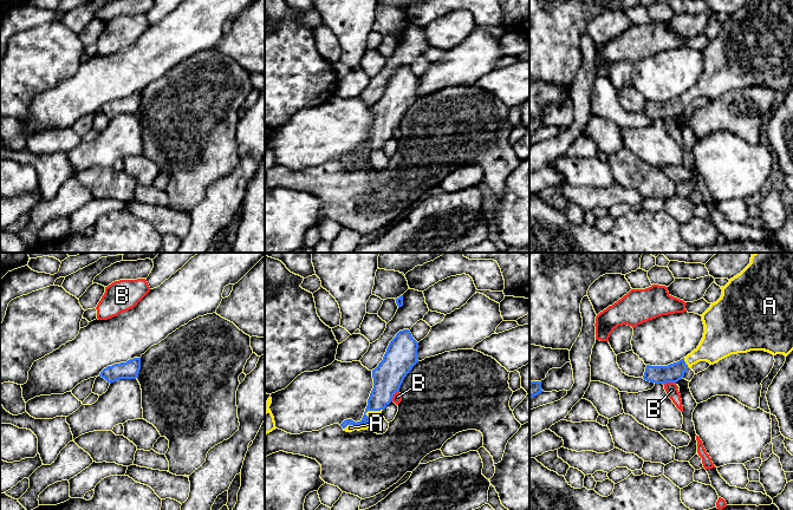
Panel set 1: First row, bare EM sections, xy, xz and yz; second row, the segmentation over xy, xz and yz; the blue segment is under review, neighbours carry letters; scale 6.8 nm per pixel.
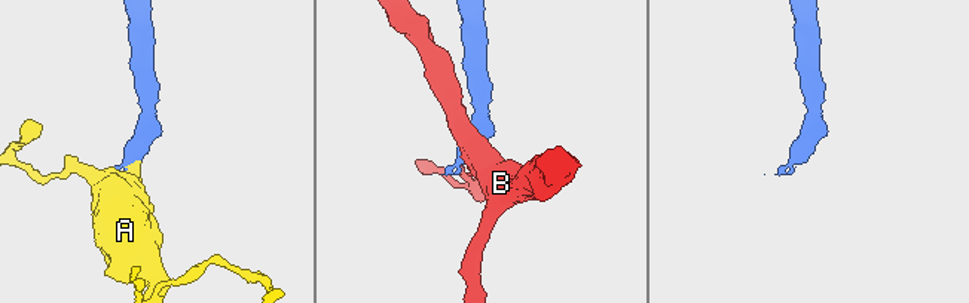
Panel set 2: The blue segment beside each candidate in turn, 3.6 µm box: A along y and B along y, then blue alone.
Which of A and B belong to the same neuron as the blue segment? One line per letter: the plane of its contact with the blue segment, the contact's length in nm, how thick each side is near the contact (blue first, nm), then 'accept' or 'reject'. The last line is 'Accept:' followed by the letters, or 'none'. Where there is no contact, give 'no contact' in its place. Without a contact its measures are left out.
A: contact in xz; length 180 nm; calibres 140 and 50 nm; accept
B: contact in xz; length 90 nm; calibres 220 and 60 nm; reject
Accept: A

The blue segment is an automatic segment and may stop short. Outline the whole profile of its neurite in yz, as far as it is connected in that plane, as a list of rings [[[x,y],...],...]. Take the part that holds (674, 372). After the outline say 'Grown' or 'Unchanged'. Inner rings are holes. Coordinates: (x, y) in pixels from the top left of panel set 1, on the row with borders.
[[[754,253],[750,263],[721,289],[721,298],[701,315],[704,333],[697,348],[668,366],[646,365],[644,380],[677,382],[700,361],[714,365],[732,354],[750,351],[787,357],[793,351],[793,253]]]. Grown

